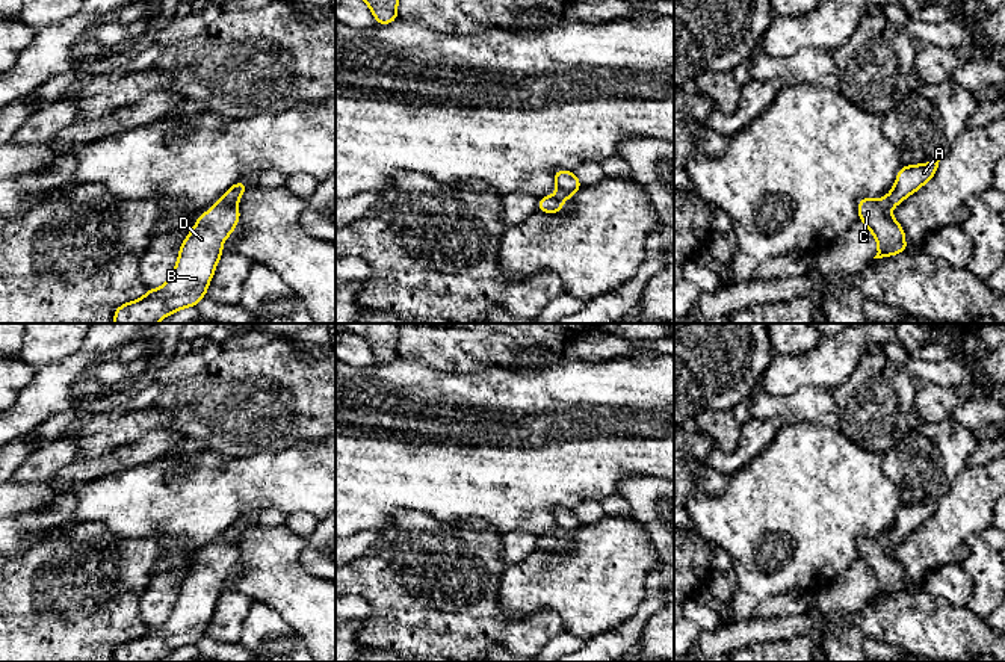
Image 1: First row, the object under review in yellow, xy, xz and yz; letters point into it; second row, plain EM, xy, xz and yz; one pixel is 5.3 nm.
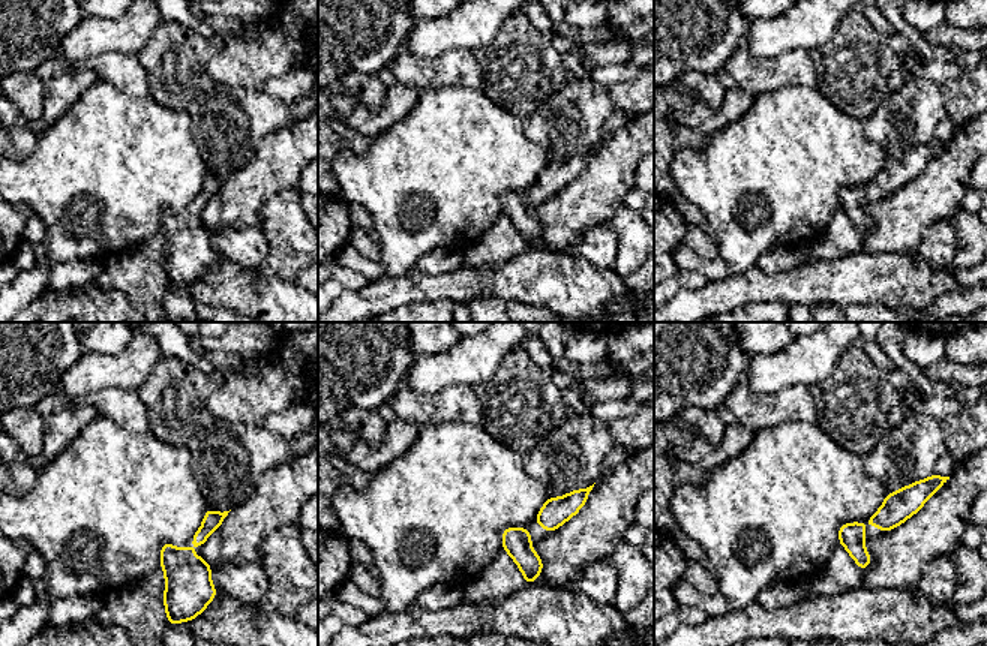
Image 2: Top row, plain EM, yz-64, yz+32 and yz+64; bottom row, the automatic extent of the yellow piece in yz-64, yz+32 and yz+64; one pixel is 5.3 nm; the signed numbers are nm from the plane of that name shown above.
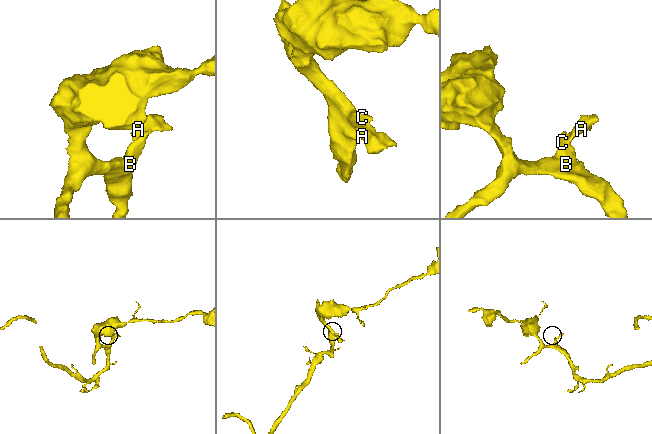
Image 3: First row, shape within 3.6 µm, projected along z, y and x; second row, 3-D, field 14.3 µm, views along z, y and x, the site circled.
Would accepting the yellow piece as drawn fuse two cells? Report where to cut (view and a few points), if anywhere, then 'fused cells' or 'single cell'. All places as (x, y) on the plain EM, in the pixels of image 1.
cut none; single cell

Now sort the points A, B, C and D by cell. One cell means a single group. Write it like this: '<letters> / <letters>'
A B C D

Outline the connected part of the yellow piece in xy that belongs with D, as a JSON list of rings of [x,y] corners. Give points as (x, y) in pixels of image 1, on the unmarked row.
[[[245,520],[233,523],[209,550],[199,553],[180,585],[168,620],[119,644],[113,651],[115,662],[157,662],[178,648],[195,645],[206,635],[224,579],[239,562],[237,541],[246,527]]]

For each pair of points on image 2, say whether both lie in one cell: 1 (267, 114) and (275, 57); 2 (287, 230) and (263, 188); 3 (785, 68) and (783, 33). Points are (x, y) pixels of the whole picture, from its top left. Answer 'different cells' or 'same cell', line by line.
1: different cells
2: different cells
3: different cells

